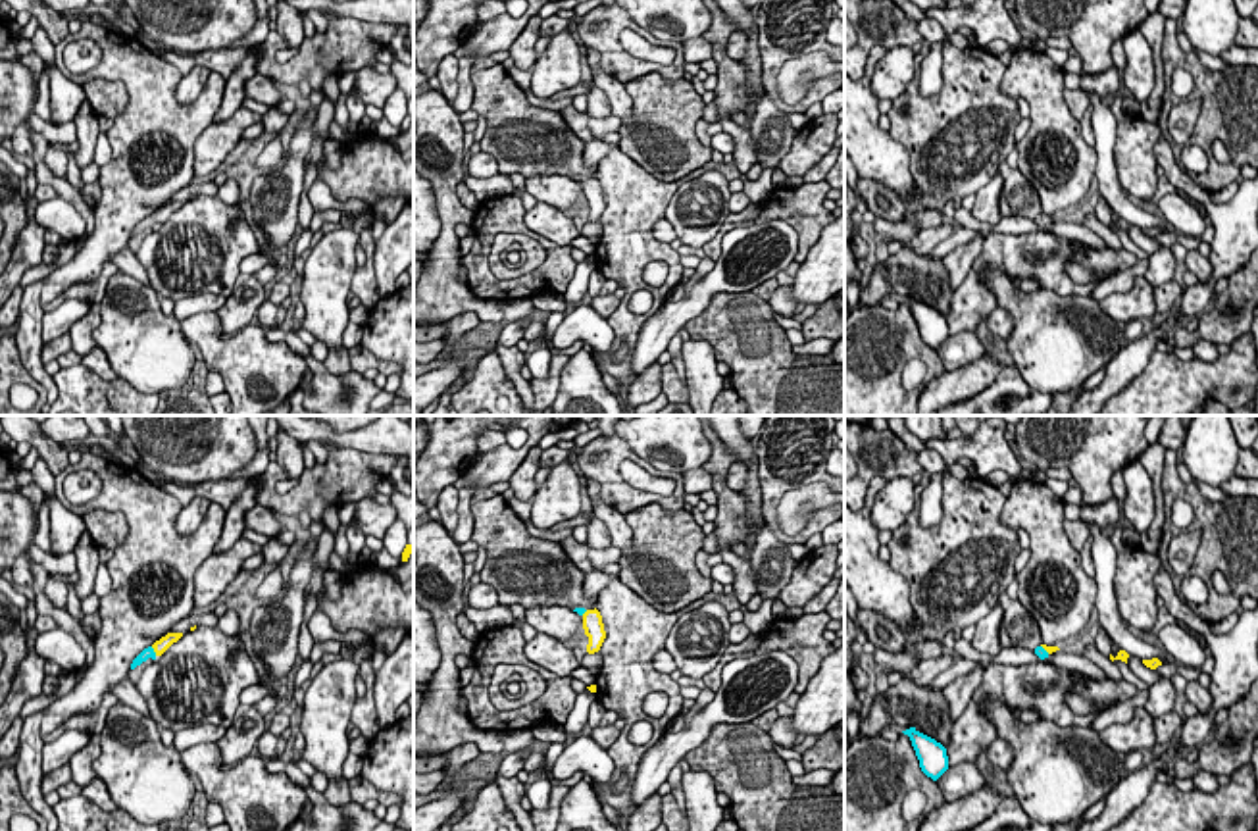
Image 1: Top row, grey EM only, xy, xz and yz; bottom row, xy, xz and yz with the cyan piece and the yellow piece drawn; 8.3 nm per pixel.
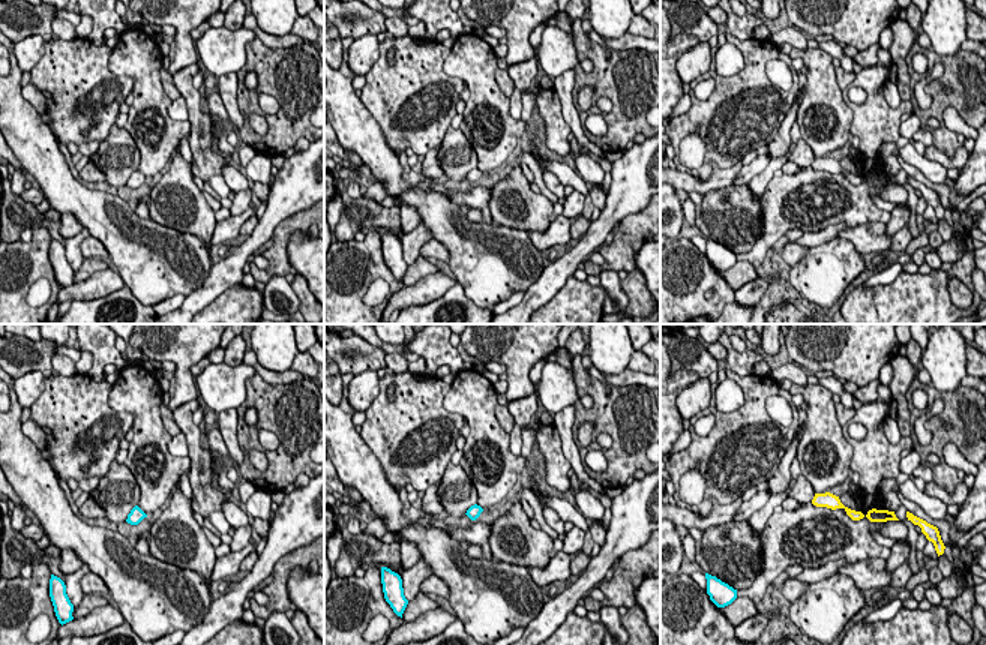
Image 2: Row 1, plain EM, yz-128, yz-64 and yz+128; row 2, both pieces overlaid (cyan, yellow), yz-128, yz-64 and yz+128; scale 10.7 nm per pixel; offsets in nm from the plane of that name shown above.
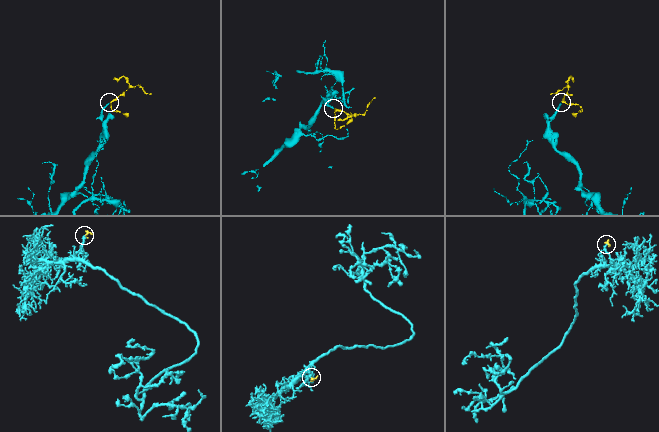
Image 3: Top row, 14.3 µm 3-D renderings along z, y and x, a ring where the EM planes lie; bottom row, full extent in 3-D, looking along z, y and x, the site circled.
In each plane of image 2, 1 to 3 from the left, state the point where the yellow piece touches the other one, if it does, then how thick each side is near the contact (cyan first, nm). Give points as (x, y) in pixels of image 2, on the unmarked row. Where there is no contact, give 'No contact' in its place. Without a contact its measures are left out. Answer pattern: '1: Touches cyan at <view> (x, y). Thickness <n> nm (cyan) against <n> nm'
1: No contact
2: No contact
3: No contact

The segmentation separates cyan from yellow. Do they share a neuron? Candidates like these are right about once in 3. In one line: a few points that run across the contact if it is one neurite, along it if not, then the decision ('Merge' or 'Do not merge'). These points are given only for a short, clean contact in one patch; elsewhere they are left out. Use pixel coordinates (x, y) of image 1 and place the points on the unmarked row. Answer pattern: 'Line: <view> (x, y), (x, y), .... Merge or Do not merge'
Line: xy (149, 222), (152, 220), (164, 212). Merge

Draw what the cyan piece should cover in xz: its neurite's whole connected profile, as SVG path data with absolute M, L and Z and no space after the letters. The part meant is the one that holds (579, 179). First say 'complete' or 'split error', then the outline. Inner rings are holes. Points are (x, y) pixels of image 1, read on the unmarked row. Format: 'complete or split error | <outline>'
split error | M575 177L573 181L577 181L583 187L583 198L585 204L589 206L587 221L589 223L598 221L606 208L600 181L596 177L594 179Z

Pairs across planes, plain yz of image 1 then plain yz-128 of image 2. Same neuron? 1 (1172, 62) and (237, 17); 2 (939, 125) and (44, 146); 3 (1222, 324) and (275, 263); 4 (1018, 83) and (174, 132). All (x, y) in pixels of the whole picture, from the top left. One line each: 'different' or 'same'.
1: different
2: different
3: same
4: same

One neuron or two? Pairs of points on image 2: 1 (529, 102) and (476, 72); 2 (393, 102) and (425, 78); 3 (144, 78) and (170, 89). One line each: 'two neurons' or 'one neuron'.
1: two neurons
2: one neuron
3: two neurons

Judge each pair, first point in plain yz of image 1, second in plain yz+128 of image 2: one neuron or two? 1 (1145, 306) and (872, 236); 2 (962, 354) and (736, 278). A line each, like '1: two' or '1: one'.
1: one
2: one

